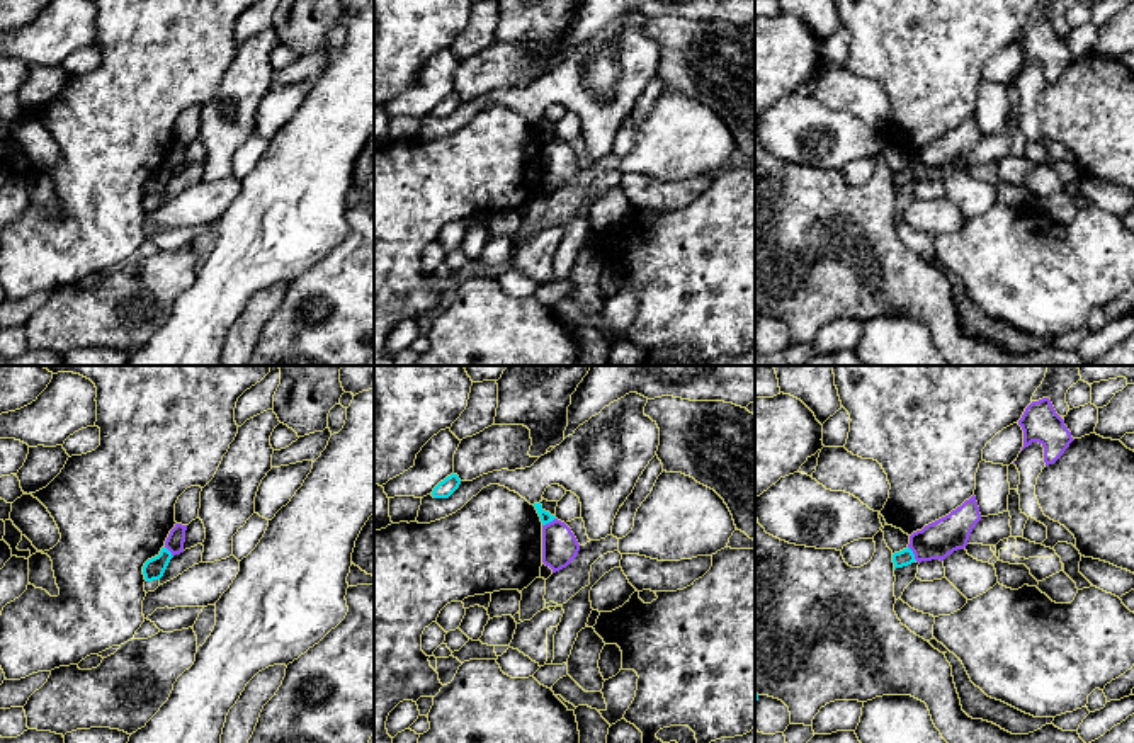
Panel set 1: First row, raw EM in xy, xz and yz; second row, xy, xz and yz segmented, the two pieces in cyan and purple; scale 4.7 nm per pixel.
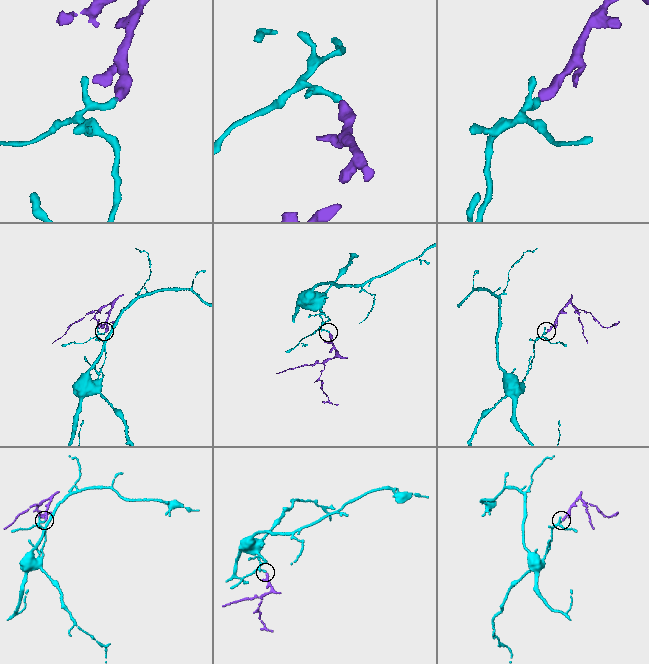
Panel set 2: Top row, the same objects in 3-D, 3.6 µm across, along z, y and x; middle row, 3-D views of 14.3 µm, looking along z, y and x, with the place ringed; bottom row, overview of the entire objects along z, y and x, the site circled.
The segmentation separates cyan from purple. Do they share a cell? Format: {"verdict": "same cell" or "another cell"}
{"verdict": "another cell"}

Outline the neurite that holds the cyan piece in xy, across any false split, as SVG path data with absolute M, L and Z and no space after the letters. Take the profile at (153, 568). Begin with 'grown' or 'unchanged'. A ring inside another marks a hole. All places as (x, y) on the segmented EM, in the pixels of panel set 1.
unchanged; M162 547L160 554L148 559L143 566L143 575L146 581L160 580L172 559L172 553L167 547Z

